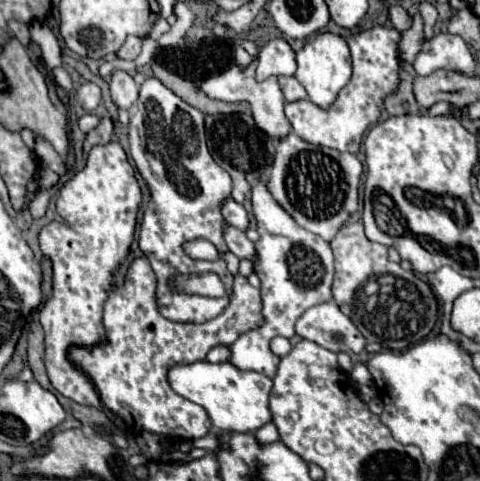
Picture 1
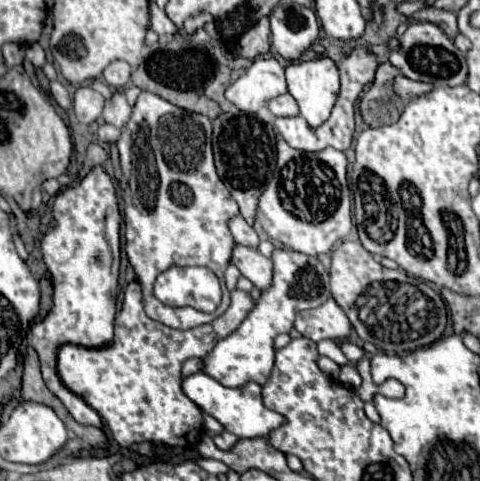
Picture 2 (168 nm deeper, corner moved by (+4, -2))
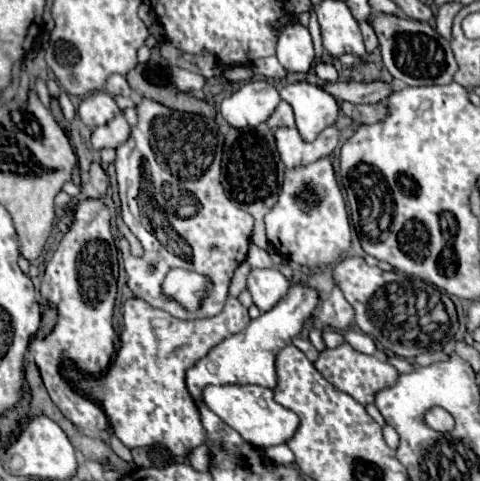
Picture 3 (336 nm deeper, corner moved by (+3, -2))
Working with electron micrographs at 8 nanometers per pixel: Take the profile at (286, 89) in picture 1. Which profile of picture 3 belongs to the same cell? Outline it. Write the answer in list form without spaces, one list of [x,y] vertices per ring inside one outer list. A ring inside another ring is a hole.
[[[280,102],[280,106],[274,110],[274,114],[268,118],[268,126],[270,128],[292,128],[294,126],[294,118],[292,118],[292,108],[288,106],[288,102]]]

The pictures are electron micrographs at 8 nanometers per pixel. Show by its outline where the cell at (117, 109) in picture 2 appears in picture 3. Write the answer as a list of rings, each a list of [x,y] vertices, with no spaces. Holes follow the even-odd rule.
[[[118,114],[112,122],[100,126],[100,128],[94,128],[92,130],[92,148],[94,150],[104,150],[104,148],[118,148],[120,144],[124,144],[128,140],[128,134],[130,134],[130,126],[124,118],[124,114]]]

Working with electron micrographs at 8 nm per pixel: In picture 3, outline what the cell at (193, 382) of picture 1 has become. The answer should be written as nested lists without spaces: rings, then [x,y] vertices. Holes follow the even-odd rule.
[[[254,384],[206,386],[204,388],[204,402],[230,428],[234,428],[246,442],[250,442],[252,446],[258,446],[258,448],[270,448],[270,446],[288,442],[300,424],[300,418],[294,412],[284,410],[280,404],[274,402],[274,390],[254,386]]]

